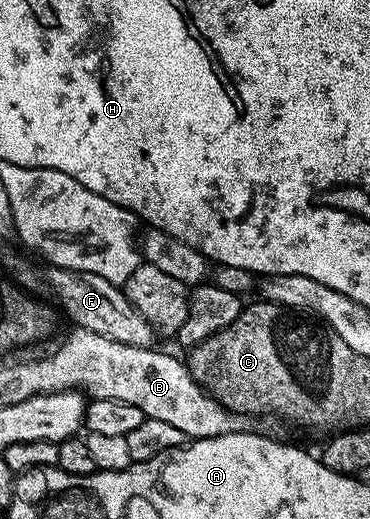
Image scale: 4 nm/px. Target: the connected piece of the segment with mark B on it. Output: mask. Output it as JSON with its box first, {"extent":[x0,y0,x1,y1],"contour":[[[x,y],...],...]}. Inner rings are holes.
{"extent":[39,327,248,441],"contour":[[[75,327],[55,352],[42,356],[45,365],[39,369],[39,377],[43,379],[45,375],[51,375],[53,379],[41,383],[41,387],[53,388],[43,389],[43,395],[78,389],[91,399],[126,401],[129,405],[137,405],[146,418],[165,421],[181,429],[181,433],[185,433],[191,441],[248,430],[248,416],[225,409],[192,377],[182,358],[159,350],[123,345],[121,341],[101,337],[101,333]]]}

